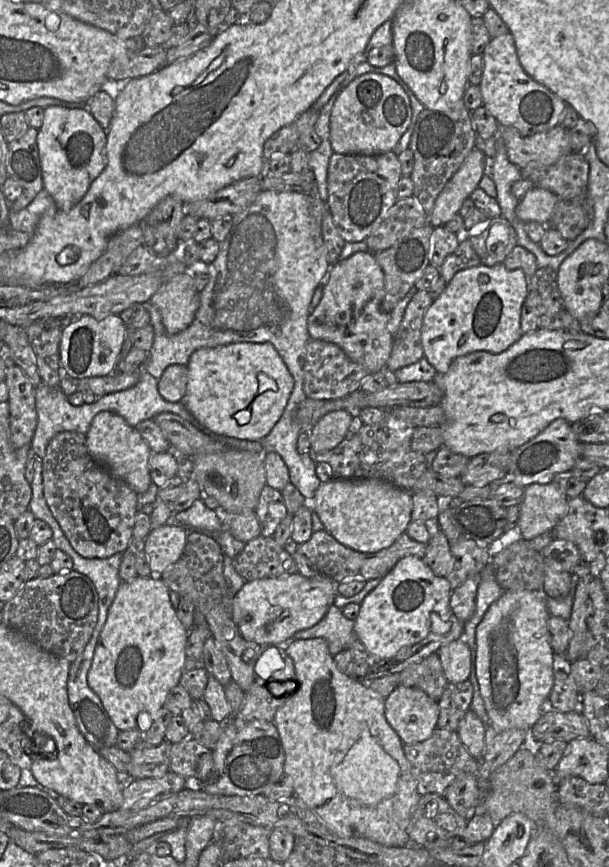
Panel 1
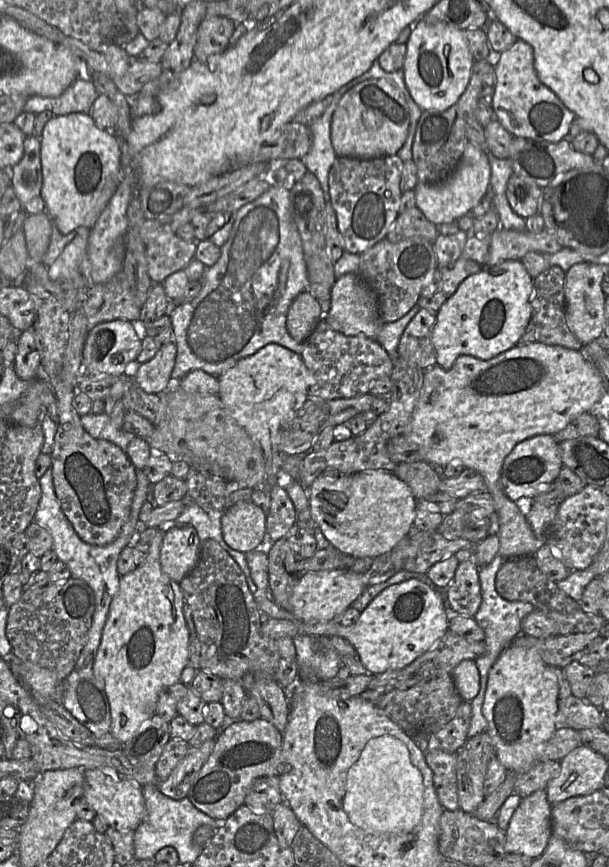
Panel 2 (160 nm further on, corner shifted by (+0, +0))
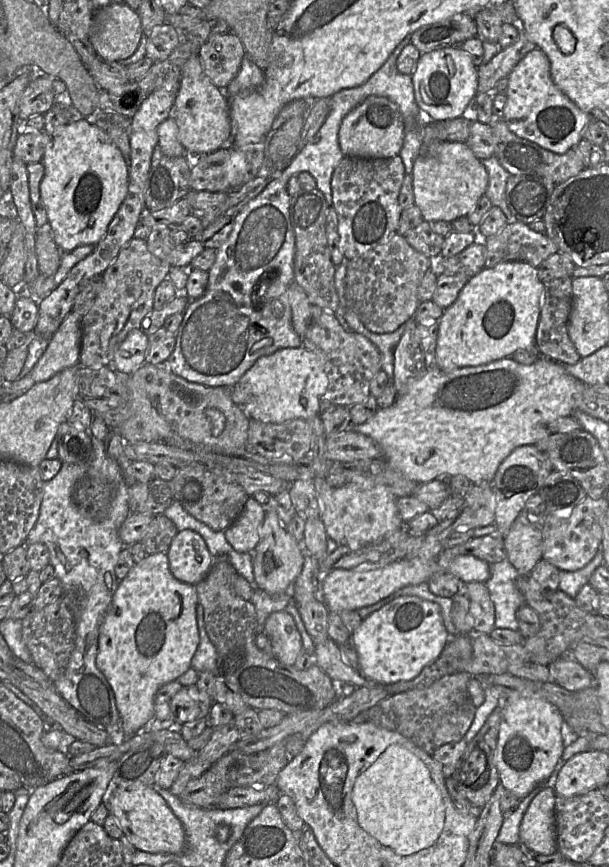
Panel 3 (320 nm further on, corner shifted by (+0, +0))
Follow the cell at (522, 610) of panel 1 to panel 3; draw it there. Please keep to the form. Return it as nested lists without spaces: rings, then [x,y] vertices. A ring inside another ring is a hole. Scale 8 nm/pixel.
[[[539,698],[508,700],[501,703],[501,710],[495,763],[500,783],[522,800],[550,777],[562,757],[564,719],[555,705]]]

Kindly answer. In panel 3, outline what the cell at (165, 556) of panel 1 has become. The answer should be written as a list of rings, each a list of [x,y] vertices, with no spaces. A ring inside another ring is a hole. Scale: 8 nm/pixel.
[[[189,529],[178,531],[170,544],[167,557],[173,576],[191,585],[201,582],[214,564],[202,536]]]

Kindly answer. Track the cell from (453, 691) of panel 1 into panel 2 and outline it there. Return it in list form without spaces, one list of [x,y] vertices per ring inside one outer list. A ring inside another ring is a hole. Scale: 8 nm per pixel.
[[[462,701],[454,718],[428,737],[428,750],[458,753],[468,739],[472,718],[471,702]]]

